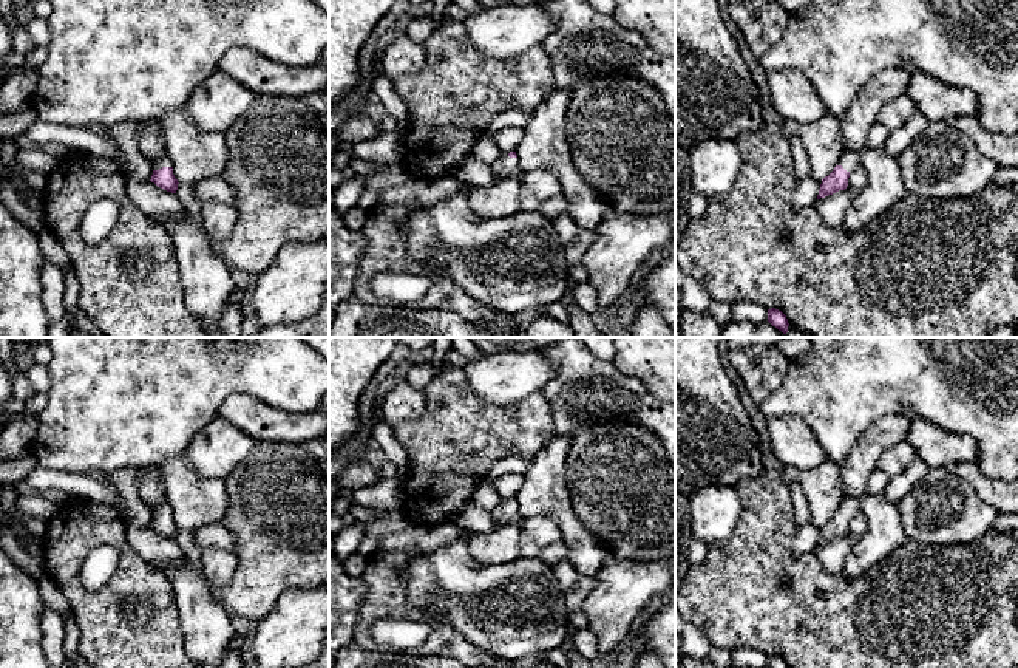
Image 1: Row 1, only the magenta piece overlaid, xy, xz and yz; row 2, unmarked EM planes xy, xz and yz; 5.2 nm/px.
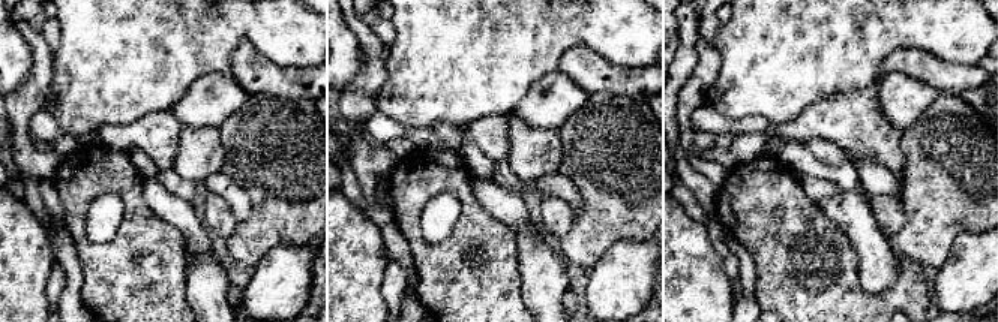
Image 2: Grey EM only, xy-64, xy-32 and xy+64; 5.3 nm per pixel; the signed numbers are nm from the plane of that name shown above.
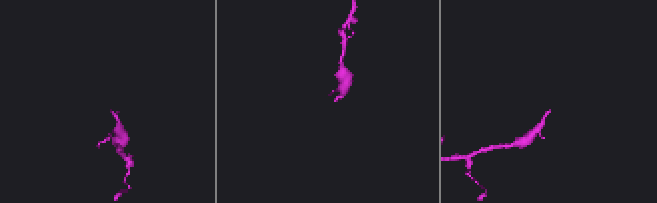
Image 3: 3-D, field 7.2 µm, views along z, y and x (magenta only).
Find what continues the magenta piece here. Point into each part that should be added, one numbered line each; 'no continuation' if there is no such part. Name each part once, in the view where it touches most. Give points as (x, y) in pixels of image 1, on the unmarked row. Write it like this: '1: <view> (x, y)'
1: xy (164, 507)

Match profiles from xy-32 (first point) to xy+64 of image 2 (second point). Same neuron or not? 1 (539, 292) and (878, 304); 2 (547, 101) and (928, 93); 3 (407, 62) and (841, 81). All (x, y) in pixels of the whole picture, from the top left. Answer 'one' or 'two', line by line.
1: two
2: one
3: one

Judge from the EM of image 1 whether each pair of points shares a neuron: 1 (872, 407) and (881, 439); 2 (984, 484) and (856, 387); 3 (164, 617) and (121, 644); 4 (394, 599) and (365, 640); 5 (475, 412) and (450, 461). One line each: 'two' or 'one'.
1: two
2: two
3: one
4: one
5: one

